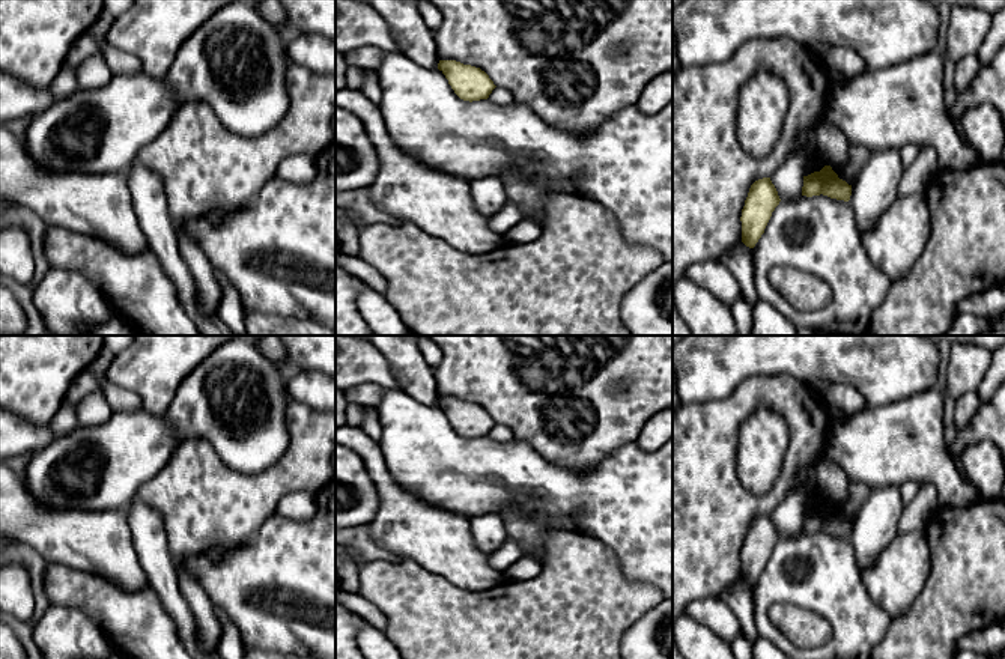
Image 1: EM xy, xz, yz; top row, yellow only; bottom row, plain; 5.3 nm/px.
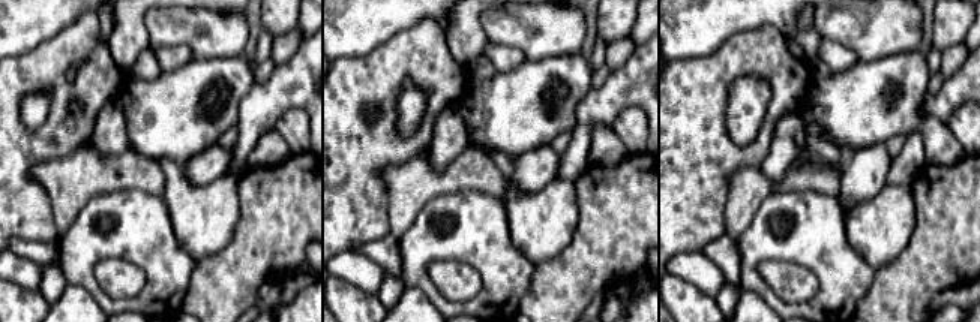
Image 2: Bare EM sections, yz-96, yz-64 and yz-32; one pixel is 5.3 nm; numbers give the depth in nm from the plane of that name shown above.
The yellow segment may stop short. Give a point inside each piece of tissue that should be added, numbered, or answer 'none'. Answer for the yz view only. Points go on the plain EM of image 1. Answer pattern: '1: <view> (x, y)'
none

